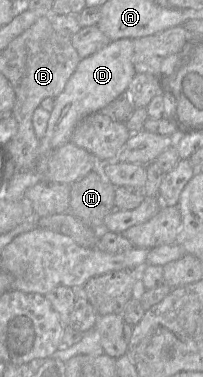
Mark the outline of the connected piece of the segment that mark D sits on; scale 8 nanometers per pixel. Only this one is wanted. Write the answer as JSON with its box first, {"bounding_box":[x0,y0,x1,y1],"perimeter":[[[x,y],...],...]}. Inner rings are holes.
{"bounding_box":[40,39,138,158],"perimeter":[[[119,39],[80,60],[62,92],[54,98],[46,133],[40,139],[40,157],[49,158],[57,148],[70,141],[75,127],[84,117],[100,112],[102,108],[127,91],[133,77],[138,74],[133,66],[133,51],[133,40]]]}

